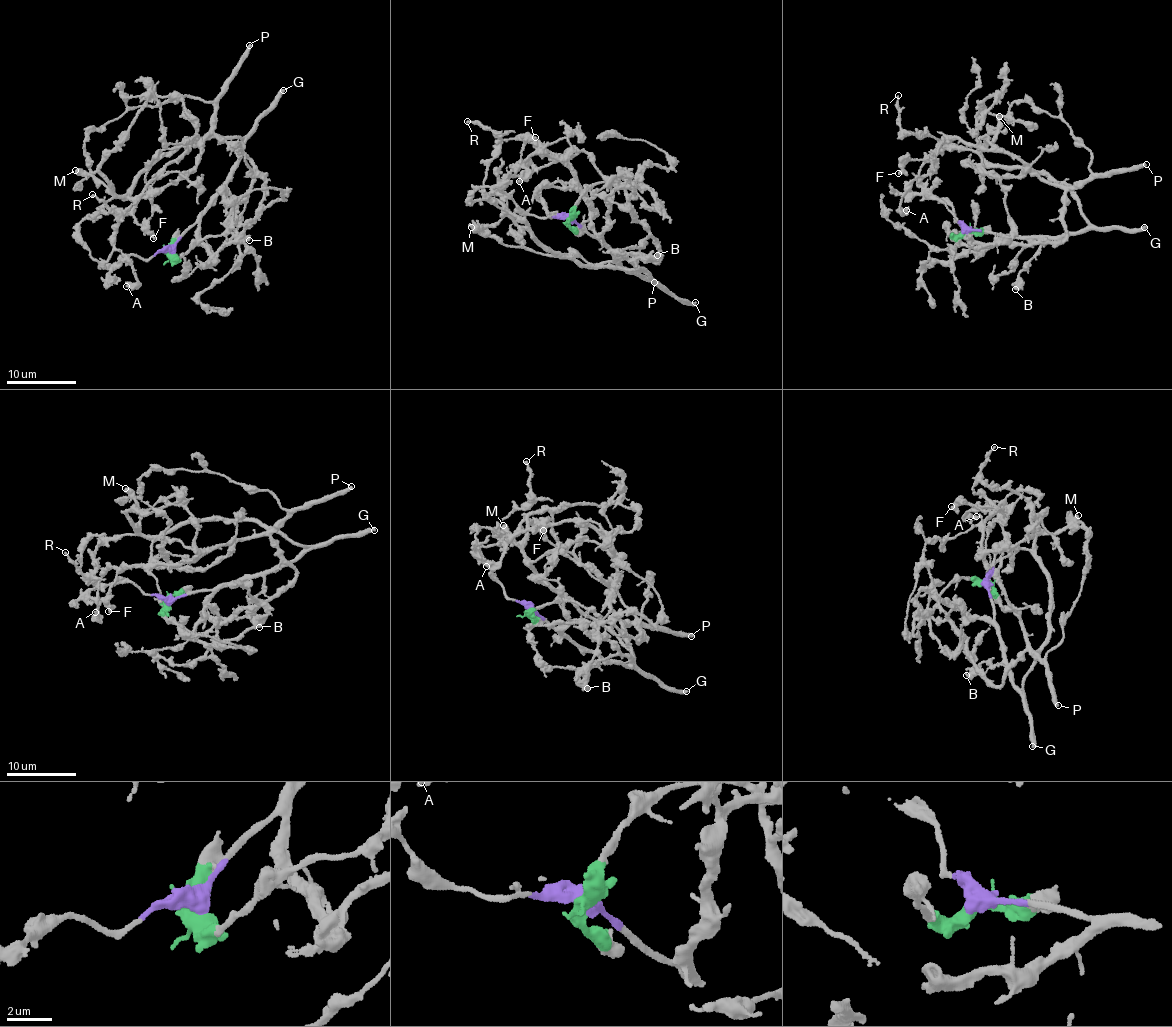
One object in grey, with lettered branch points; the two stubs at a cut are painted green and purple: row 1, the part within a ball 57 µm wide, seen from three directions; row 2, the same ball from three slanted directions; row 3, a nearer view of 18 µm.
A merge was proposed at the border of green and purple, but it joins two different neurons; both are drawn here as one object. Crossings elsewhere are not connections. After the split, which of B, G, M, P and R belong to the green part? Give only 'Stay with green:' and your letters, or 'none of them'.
Stay with green: P

